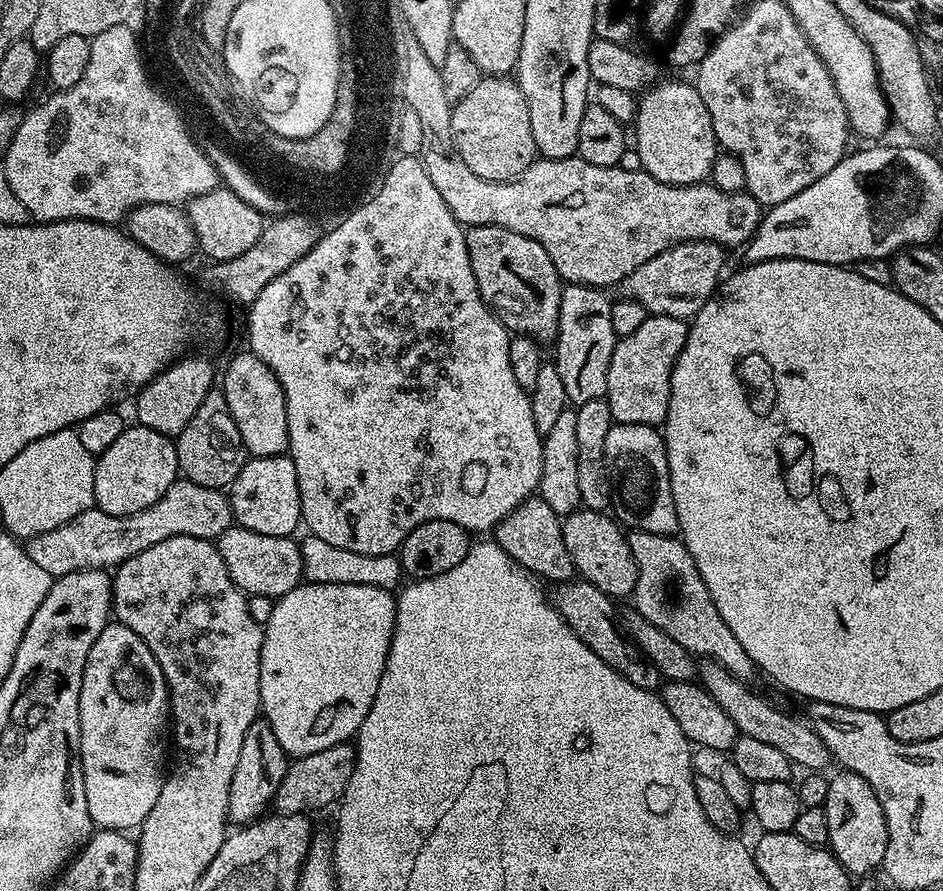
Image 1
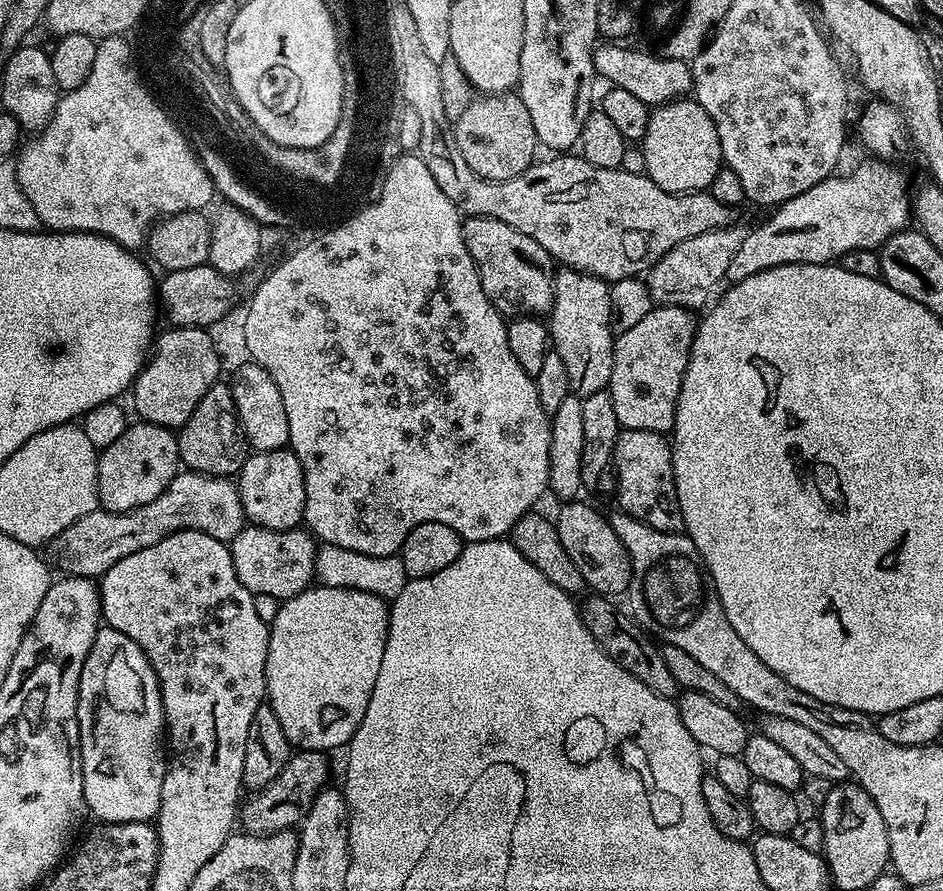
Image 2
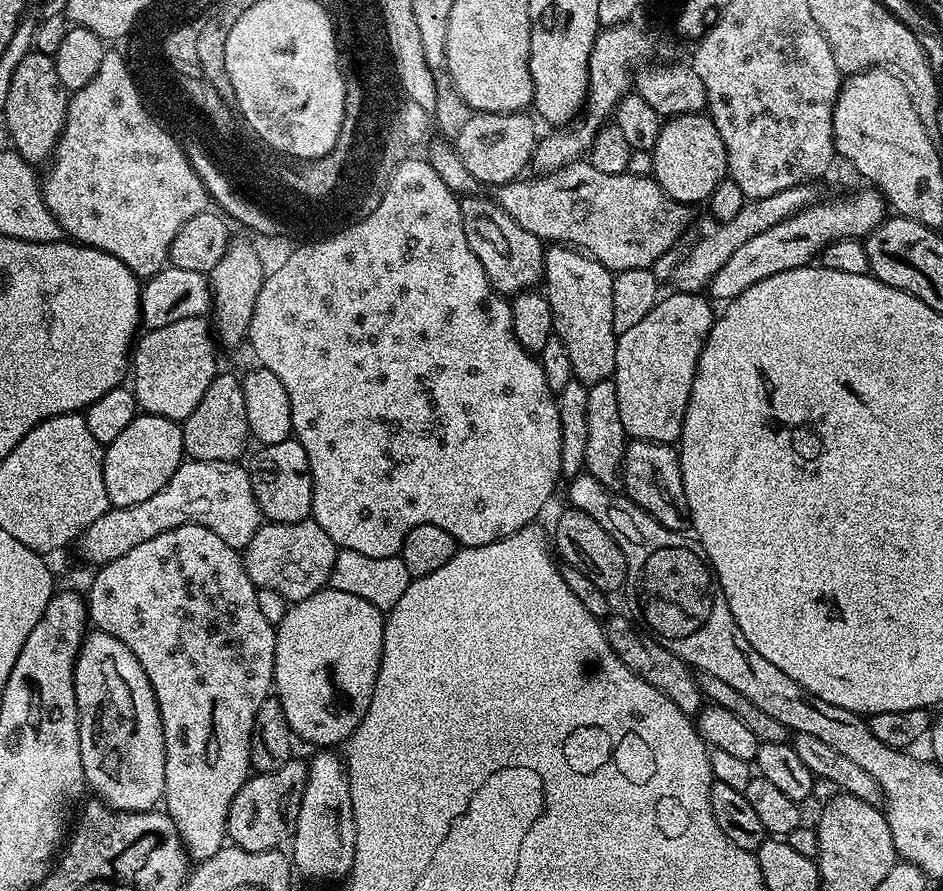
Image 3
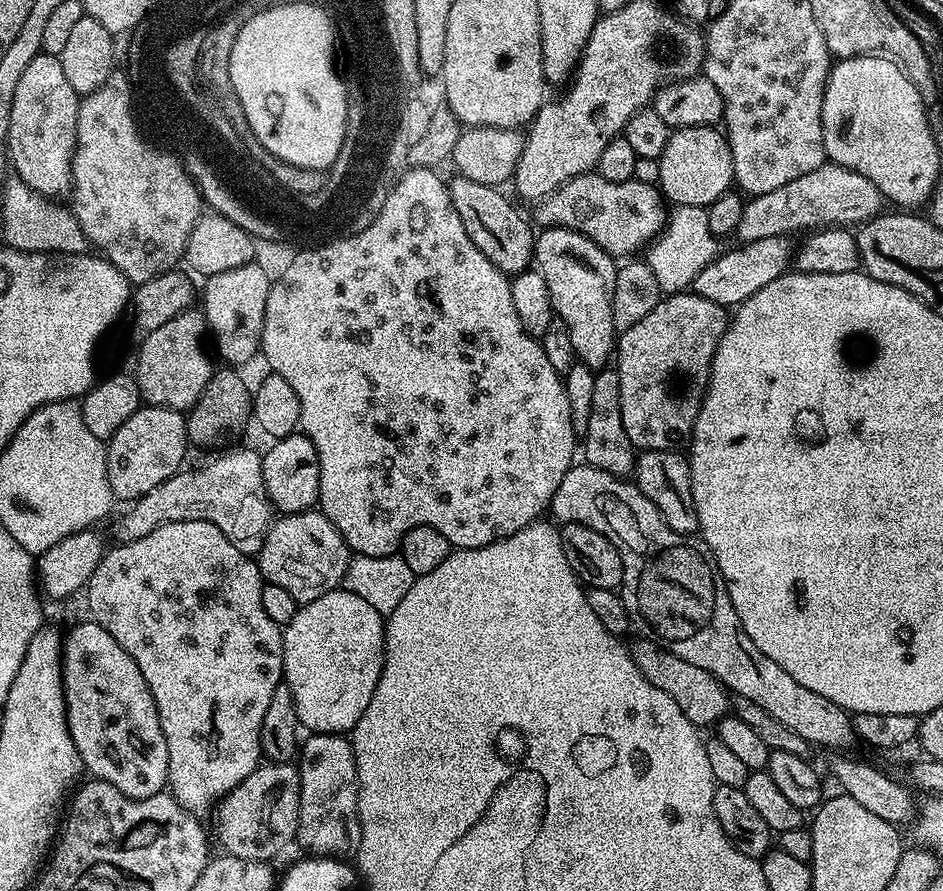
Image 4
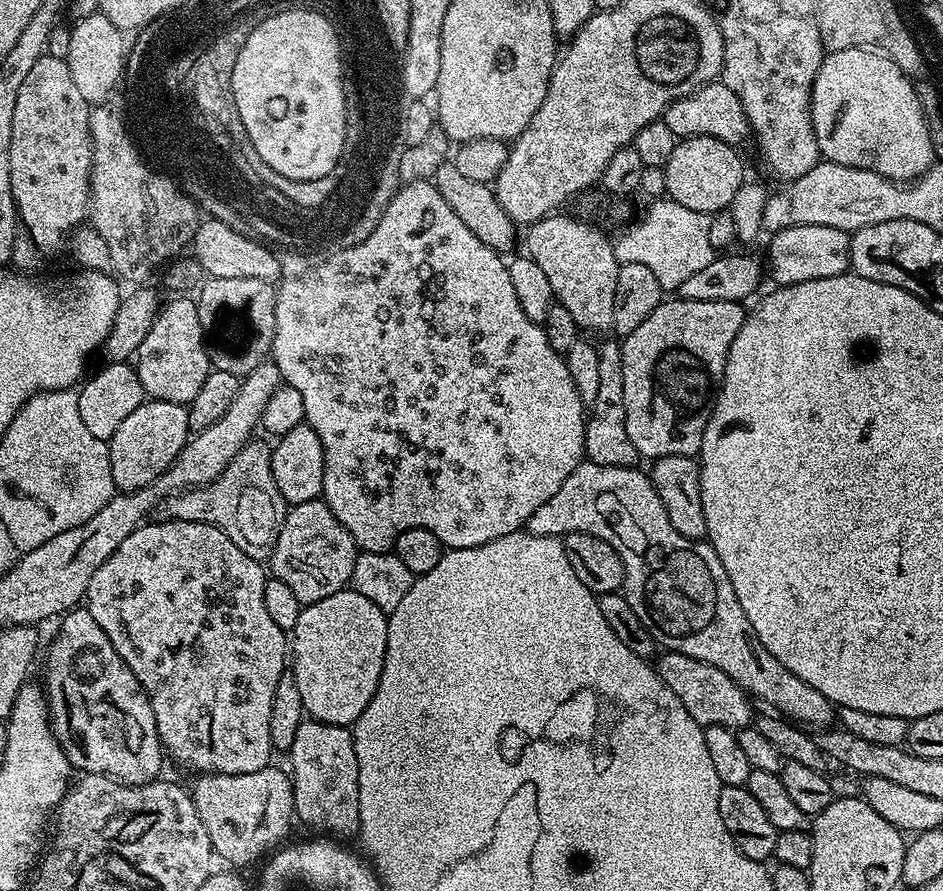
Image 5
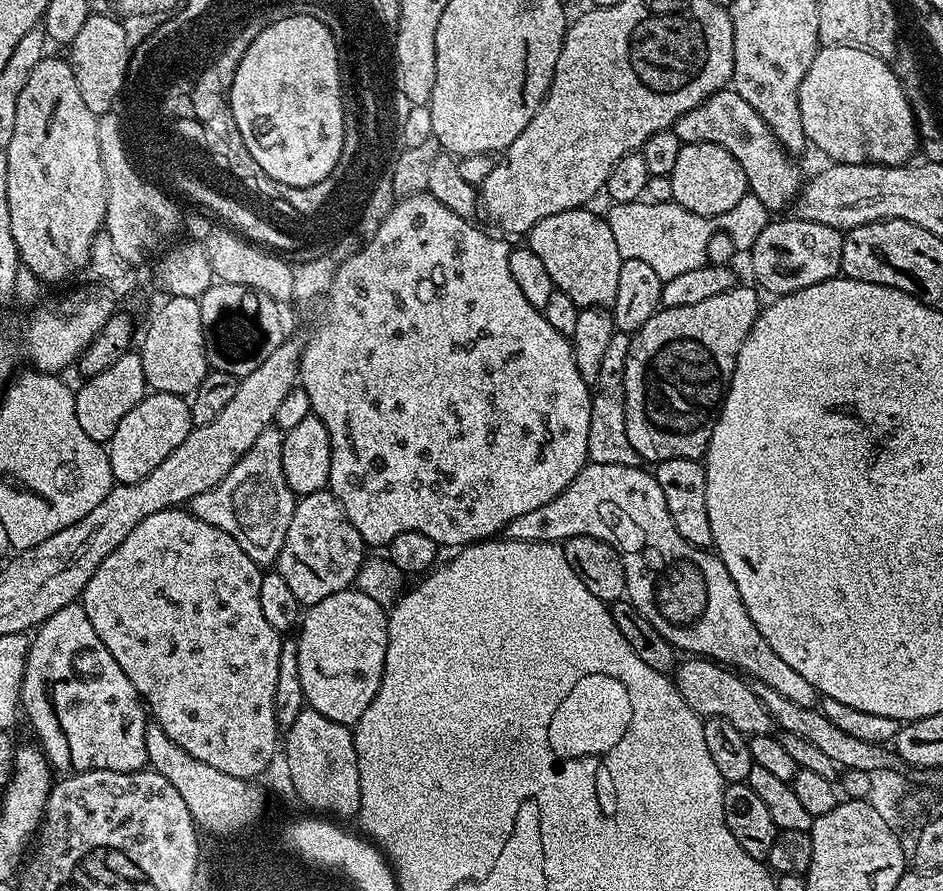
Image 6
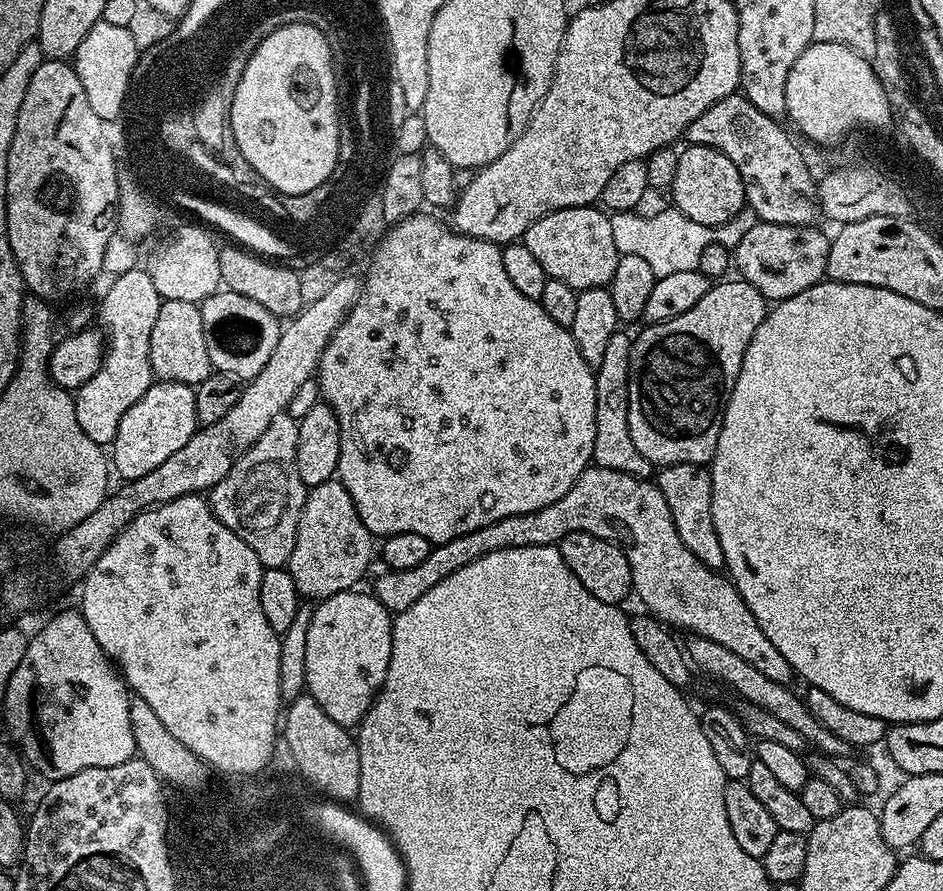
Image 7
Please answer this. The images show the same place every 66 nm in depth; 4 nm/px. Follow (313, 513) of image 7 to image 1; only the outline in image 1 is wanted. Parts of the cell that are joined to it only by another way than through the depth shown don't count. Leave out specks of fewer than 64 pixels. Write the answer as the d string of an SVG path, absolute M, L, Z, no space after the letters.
M239 526L226 529L215 541L230 578L248 596L279 598L294 590L305 579L300 545L292 536L254 534Z

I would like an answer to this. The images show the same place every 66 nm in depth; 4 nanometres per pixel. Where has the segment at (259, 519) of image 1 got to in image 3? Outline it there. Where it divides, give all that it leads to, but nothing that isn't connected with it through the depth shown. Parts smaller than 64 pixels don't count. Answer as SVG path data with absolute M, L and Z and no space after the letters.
M295 438L265 444L259 450L261 452L250 463L250 475L261 517L274 524L309 519L312 514L312 475L306 450L302 450Z

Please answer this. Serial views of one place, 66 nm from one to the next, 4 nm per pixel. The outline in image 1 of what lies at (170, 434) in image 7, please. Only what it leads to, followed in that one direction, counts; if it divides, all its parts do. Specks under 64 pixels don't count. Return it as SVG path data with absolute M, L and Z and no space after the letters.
M136 422L125 427L122 434L108 447L105 452L96 457L96 469L94 470L94 498L95 507L102 509L106 514L115 516L129 516L138 514L138 510L146 510L170 490L170 486L178 479L180 467L178 466L178 454L176 453L176 441L171 436L158 434L158 430L150 430Z

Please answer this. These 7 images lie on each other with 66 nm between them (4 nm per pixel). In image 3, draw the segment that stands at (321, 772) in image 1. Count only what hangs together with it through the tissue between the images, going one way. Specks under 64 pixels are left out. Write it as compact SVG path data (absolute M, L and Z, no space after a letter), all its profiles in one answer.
M300 758L278 766L273 772L256 772L234 794L228 807L228 840L247 852L265 852L287 845L296 829L302 794L306 790L308 765Z

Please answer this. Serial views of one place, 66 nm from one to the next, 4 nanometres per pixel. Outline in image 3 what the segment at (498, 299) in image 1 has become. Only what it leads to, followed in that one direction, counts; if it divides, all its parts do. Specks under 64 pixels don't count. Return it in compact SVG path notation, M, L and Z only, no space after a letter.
M468 194L460 200L460 213L462 214L462 226L466 234L466 242L470 242L470 250L474 250L474 258L482 262L482 270L486 270L486 278L497 292L501 294L515 294L535 289L544 279L544 254L545 245L530 230L522 230L506 210L496 203L495 199L488 200L481 194Z

